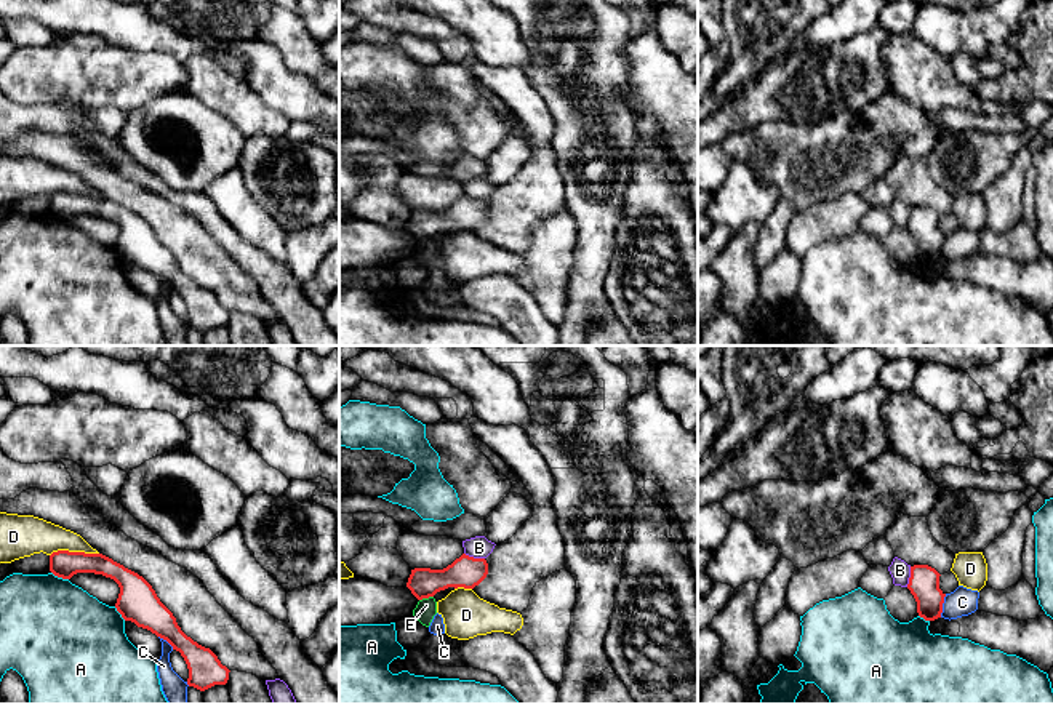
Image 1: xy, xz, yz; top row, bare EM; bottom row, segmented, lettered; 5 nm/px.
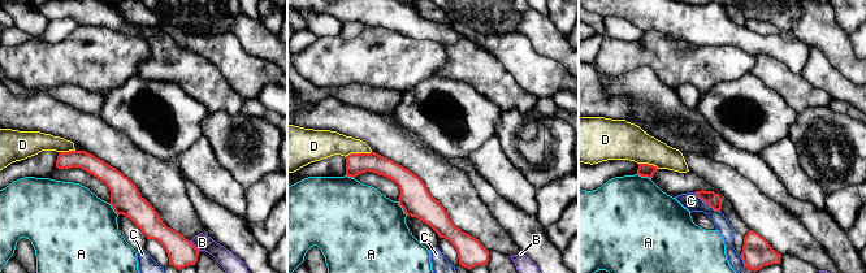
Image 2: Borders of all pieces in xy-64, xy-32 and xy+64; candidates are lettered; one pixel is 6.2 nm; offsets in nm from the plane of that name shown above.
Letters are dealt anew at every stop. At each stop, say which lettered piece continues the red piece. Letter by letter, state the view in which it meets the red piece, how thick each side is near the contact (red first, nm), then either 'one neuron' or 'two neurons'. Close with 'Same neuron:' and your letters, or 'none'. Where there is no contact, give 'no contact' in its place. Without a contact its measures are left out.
A: contact in xy; calibres 140 and 480 nm; two neurons
B: contact in xz; calibres 160 and 110 nm; two neurons
C: contact in yz; calibres 160 and 140 nm; two neurons
D: contact in xy; calibres 140 and 200 nm; two neurons
E: contact in xz; calibres 160 and 110 nm; two neurons
Same neuron: none

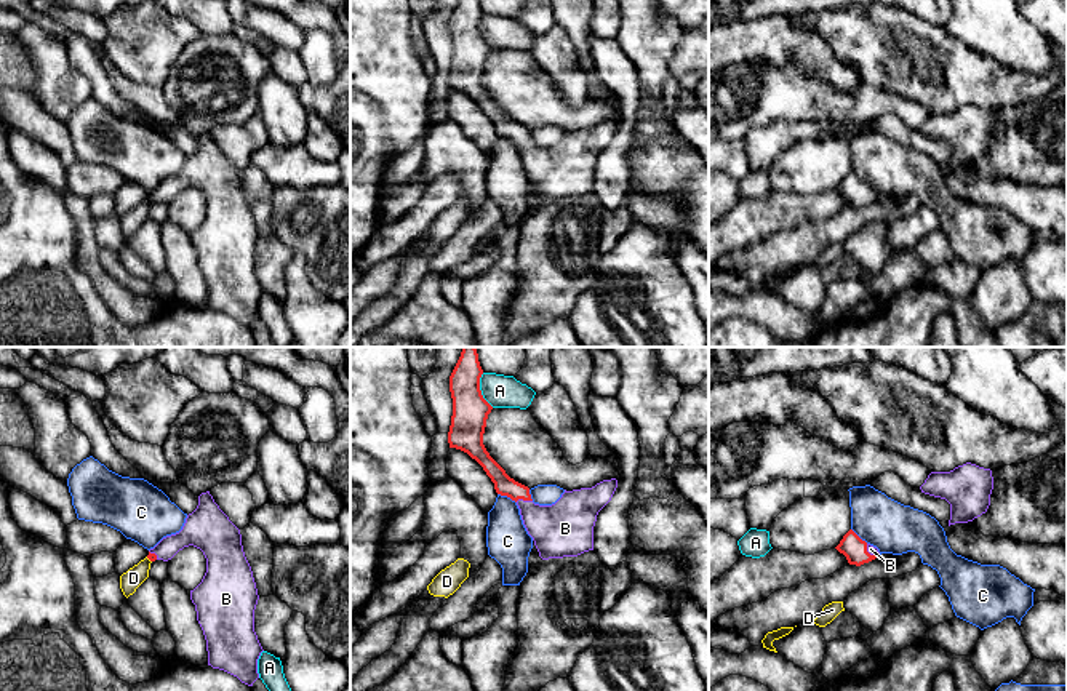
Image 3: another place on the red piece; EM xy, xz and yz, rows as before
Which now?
A: contact in xz; calibres 180 and 170 nm; two neurons
B: contact in xz; calibres 100 and 280 nm; one neuron
C: contact in xz; calibres 100 and 220 nm; two neurons
D: contact in xy; calibres 50 and 100 nm; two neurons
Same neuron: B

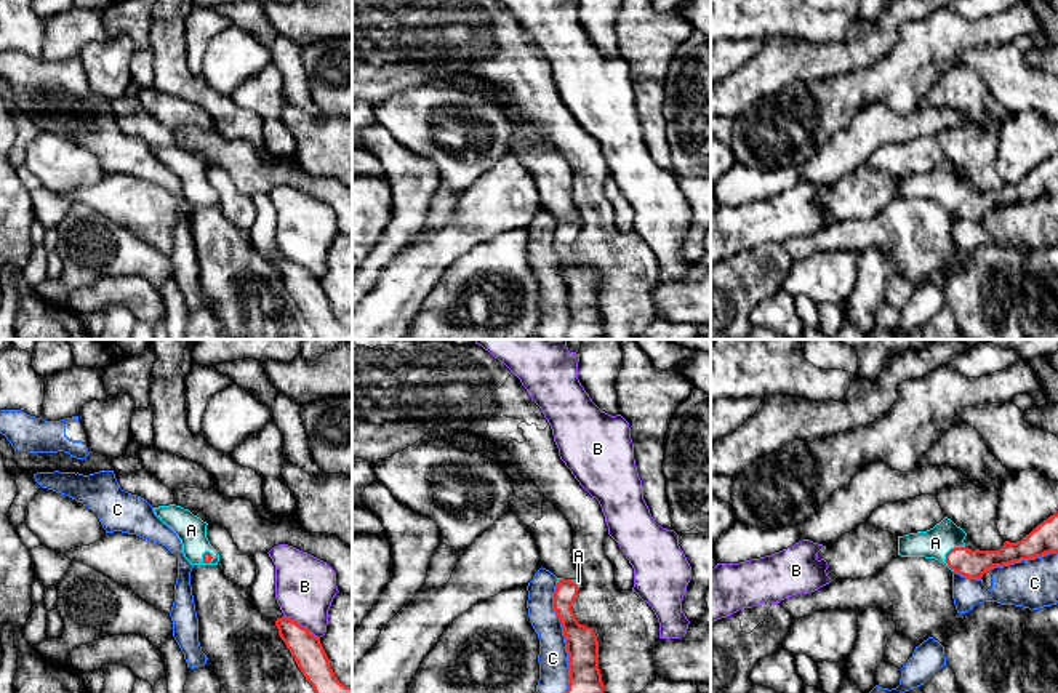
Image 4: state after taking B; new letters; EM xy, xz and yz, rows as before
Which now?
A: contact in yz; calibres 140 and 160 nm; one neuron
B: contact in xy; calibres 160 and 300 nm; two neurons
C: contact in xz; calibres 160 and 160 nm; two neurons
Same neuron: A

